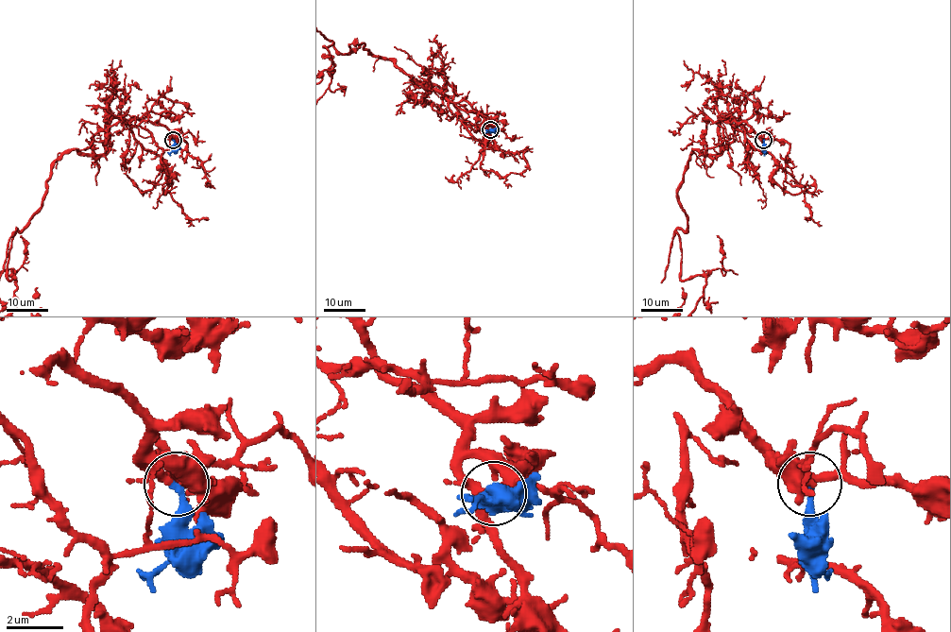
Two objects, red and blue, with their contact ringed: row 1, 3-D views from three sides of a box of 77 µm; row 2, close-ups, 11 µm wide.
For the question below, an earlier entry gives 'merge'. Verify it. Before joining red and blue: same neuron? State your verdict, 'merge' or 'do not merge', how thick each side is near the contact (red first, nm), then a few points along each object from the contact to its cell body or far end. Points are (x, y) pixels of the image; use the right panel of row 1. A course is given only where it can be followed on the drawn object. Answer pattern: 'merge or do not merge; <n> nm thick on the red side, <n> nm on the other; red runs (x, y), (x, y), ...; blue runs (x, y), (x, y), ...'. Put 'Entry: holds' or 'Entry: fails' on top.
Entry: holds
merge; 550 nm thick on the red side, 240 nm on the other; blue runs (763, 140), (766, 153)

